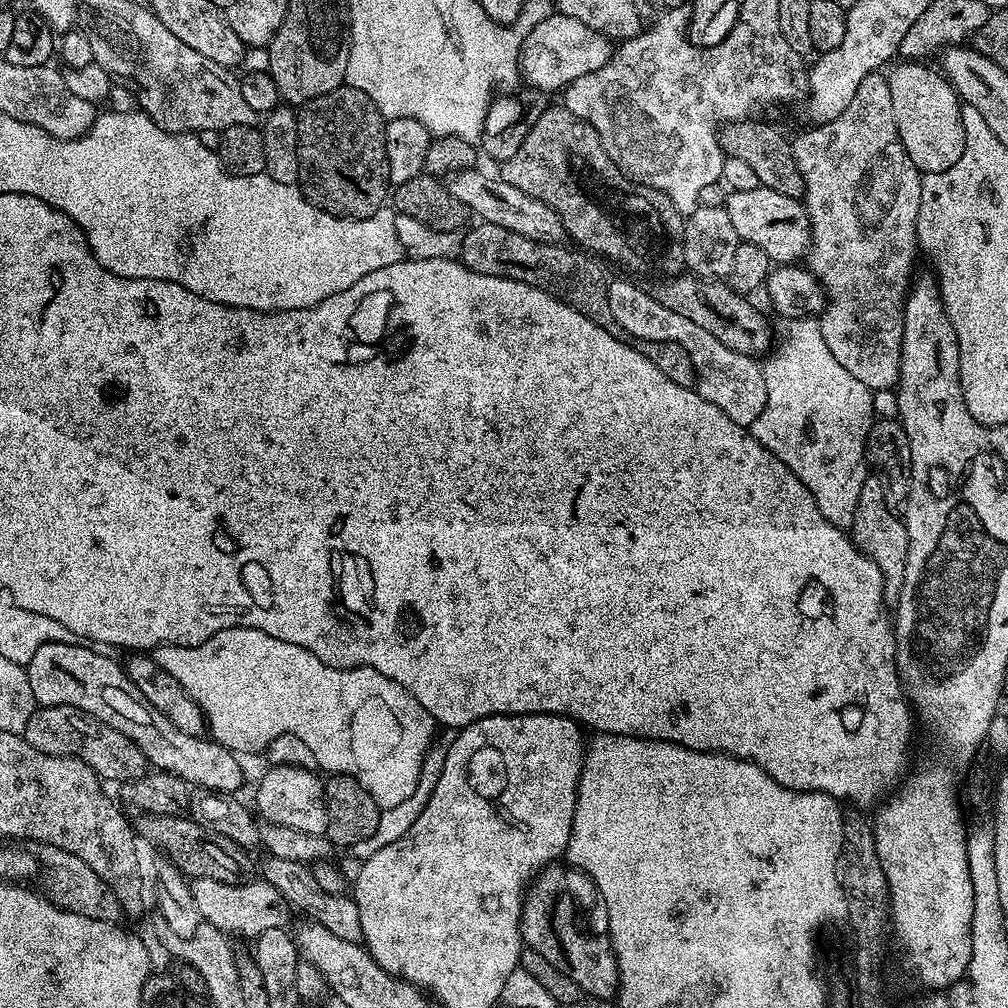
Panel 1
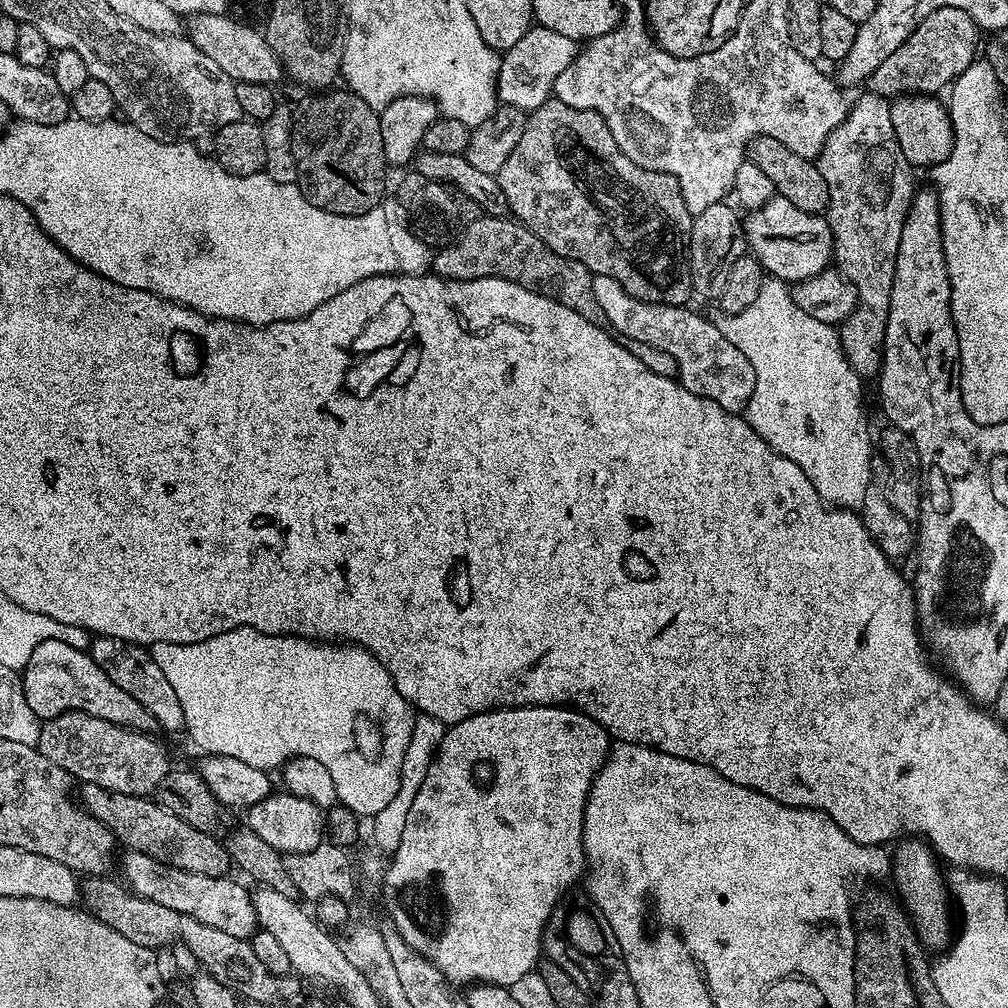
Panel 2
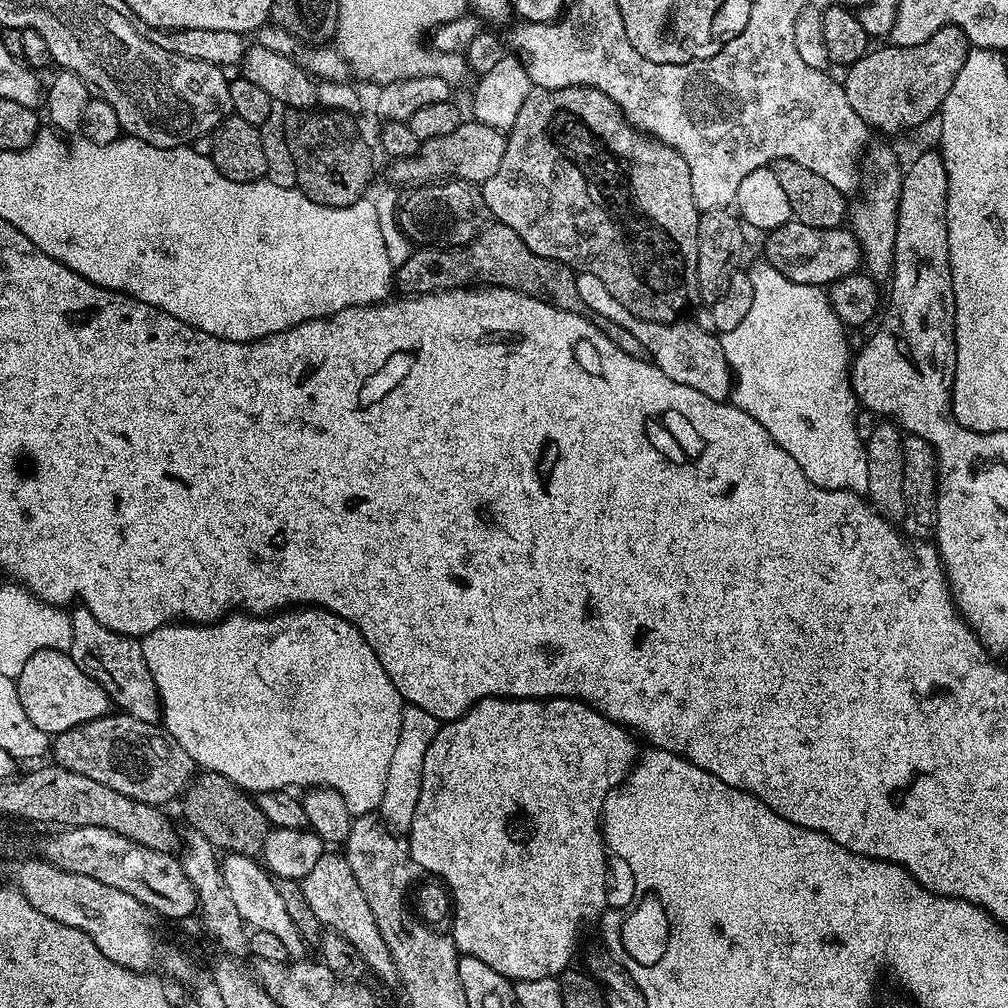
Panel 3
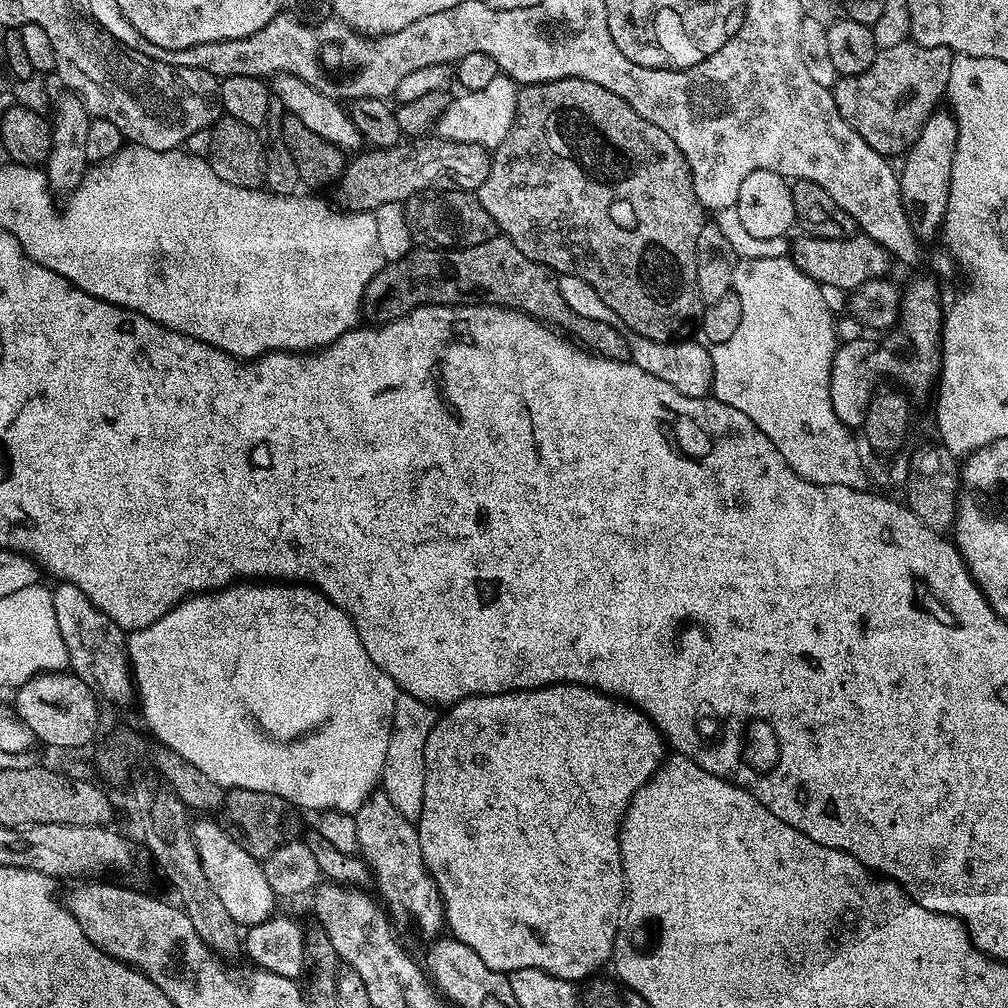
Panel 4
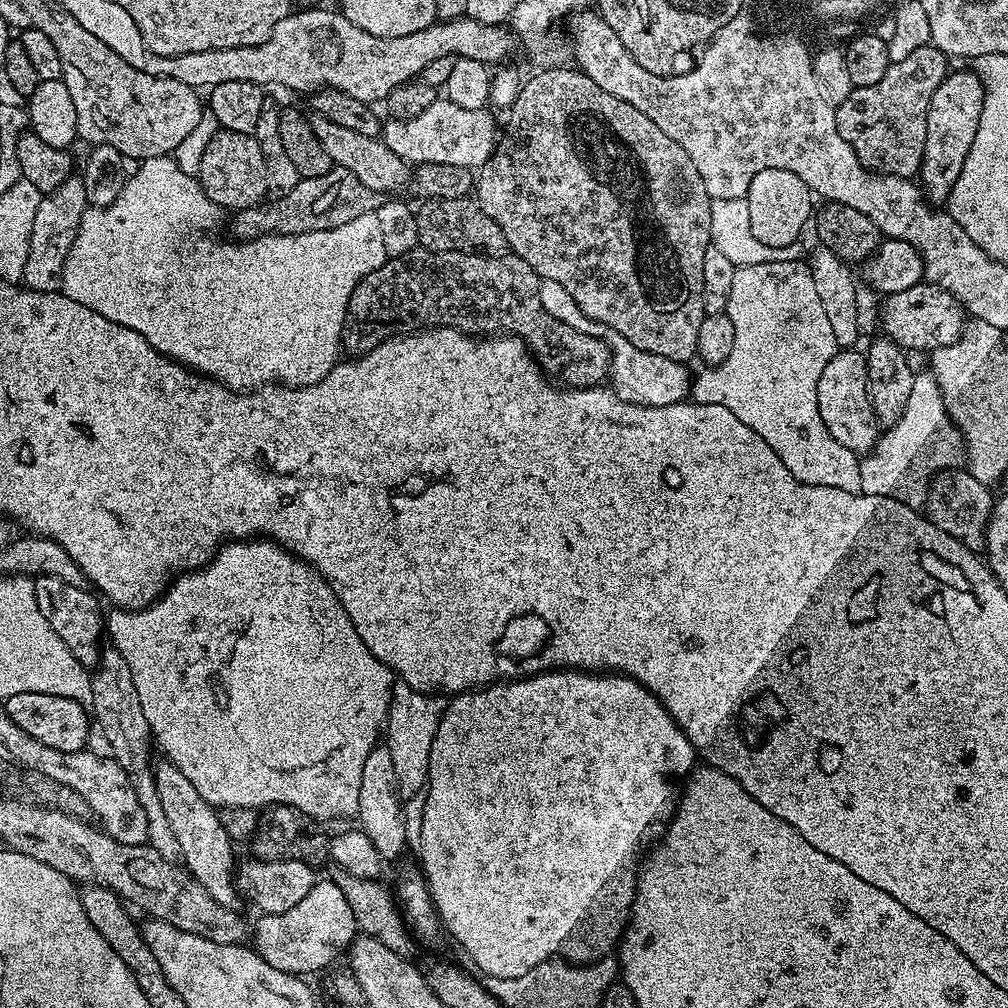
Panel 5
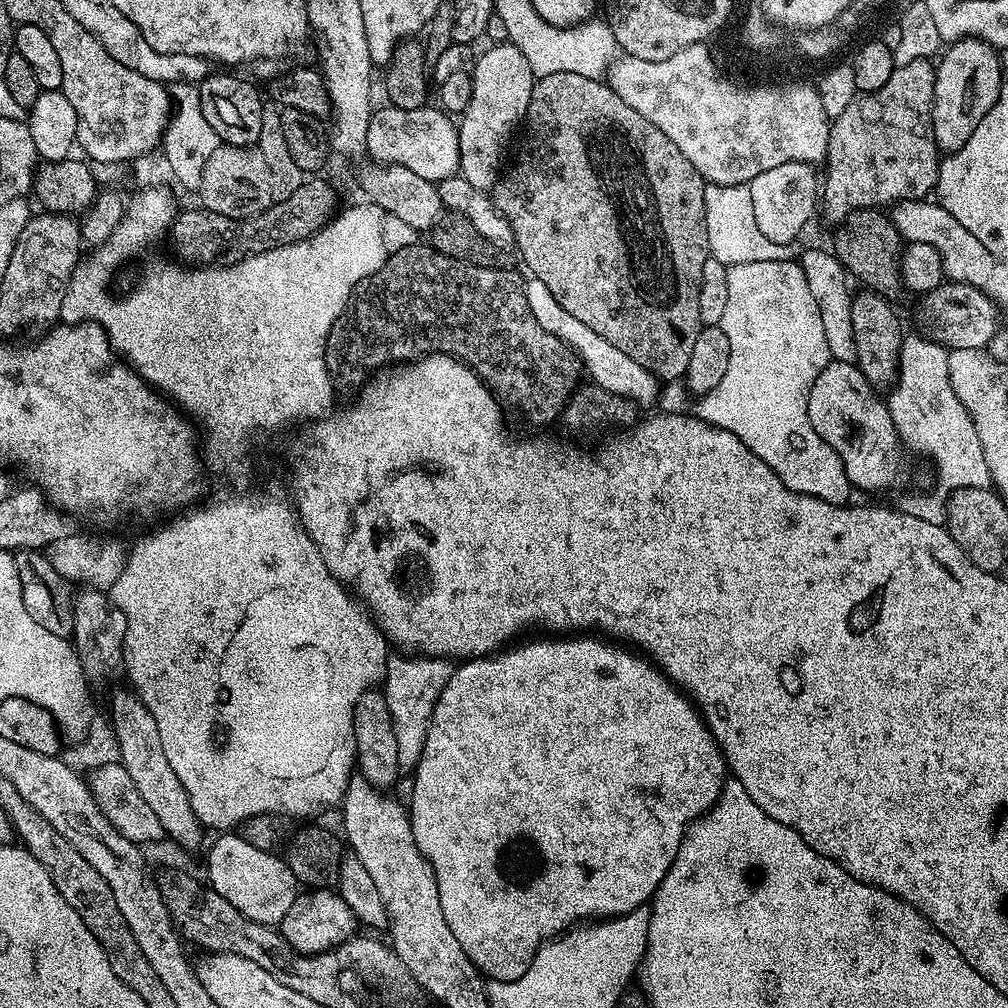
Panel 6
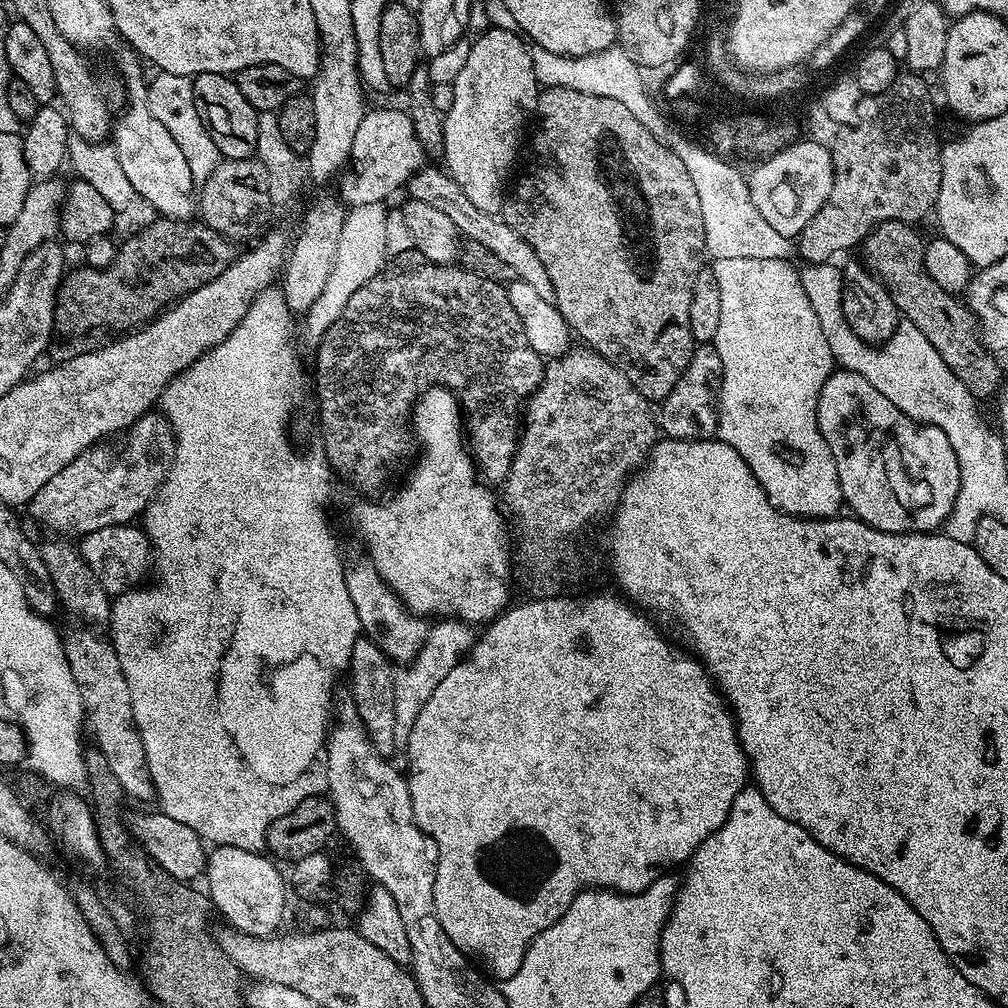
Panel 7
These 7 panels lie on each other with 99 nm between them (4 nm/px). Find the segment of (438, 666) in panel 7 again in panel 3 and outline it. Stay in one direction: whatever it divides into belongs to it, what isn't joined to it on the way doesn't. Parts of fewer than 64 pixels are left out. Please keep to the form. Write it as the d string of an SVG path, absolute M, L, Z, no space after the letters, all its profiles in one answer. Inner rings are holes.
M407 705L403 712L402 728L398 734L397 749L390 758L389 773L386 774L386 790L380 807L381 817L393 831L406 832L412 827L414 810L417 809L418 794L421 793L422 765L426 750L437 733L440 722L421 707Z

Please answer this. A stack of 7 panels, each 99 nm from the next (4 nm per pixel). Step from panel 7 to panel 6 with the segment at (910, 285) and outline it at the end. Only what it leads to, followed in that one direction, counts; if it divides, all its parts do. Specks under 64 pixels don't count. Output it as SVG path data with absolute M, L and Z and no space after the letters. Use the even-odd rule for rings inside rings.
M859 208L848 215L835 232L836 257L843 262L845 273L853 281L861 280L865 289L879 292L885 298L893 298L892 296L902 292L899 261L902 237L894 226L891 215L885 214L879 208Z

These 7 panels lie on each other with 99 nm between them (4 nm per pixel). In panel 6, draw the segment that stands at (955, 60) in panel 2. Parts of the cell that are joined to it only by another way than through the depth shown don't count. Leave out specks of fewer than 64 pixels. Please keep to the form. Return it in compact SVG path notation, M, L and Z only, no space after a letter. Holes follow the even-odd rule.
M931 59L901 64L890 74L890 82L873 92L859 93L831 121L828 130L828 173L822 176L822 216L838 226L859 208L883 209L901 200L923 200L935 189L942 153L934 138L932 107L936 70Z

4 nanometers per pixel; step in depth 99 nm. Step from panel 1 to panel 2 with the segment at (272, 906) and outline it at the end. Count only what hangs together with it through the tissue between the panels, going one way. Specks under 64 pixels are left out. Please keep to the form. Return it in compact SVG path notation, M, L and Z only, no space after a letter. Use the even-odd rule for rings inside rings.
M135 850L123 854L122 880L137 896L150 898L162 906L170 906L170 910L184 912L206 926L214 926L214 930L226 930L226 934L234 934L234 938L248 940L257 931L253 893L249 890L247 892L242 885L224 876L203 876L181 868L171 868L168 864L150 858L150 854Z

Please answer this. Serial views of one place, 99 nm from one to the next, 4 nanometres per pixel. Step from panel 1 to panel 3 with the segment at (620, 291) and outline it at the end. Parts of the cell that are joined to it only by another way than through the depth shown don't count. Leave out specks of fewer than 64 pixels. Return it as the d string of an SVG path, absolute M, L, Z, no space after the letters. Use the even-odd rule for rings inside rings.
M576 272L576 286L578 298L586 302L588 312L592 316L610 318L610 322L618 322L638 342L642 342L645 353L652 363L656 364L666 374L666 378L674 378L674 382L682 382L682 386L690 386L690 390L698 390L698 394L706 394L706 398L727 401L732 395L734 373L732 367L726 362L726 354L720 345L720 336L707 327L699 328L696 324L687 324L687 319L681 318L675 324L659 324L638 318L606 290L605 284L595 274Z

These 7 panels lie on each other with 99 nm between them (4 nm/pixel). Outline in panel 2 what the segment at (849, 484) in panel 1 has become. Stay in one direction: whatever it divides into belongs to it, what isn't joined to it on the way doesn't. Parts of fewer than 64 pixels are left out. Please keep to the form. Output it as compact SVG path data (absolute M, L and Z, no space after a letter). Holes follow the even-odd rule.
M765 278L758 286L754 302L738 314L724 316L719 325L726 342L742 350L746 362L754 366L754 394L746 409L749 426L778 455L790 458L790 462L810 478L810 486L818 490L825 504L833 508L859 509L872 477L874 436L868 433L868 420L864 417L862 378L844 357L839 331L833 325L818 322L818 318L810 318L806 310L794 306L791 287L775 278Z

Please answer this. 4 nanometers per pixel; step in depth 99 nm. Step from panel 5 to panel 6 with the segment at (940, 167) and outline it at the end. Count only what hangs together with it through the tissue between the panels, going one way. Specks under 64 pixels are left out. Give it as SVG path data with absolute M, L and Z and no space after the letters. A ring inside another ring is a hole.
M967 36L964 40L949 43L943 49L939 60L935 65L936 81L932 107L934 138L941 153L951 154L966 146L978 122L982 122L982 118L990 114L994 102L998 102L998 94L1002 86L1000 52L985 40Z

